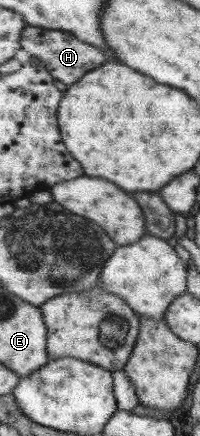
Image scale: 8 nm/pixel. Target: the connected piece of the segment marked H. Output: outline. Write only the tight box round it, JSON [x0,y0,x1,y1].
[22,25,106,87]

